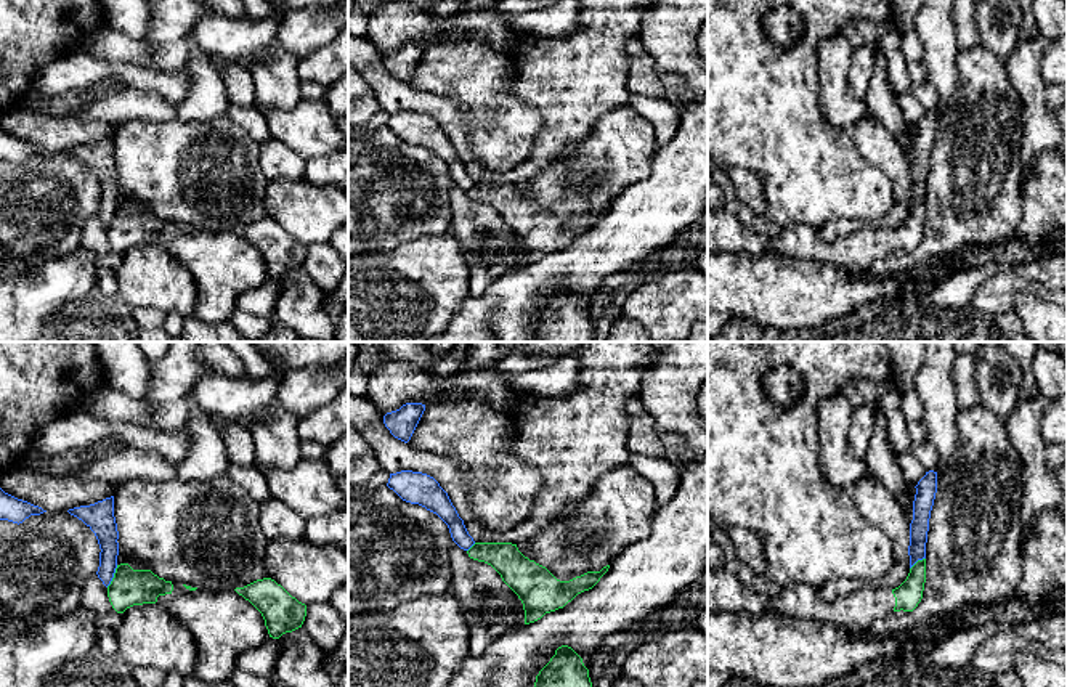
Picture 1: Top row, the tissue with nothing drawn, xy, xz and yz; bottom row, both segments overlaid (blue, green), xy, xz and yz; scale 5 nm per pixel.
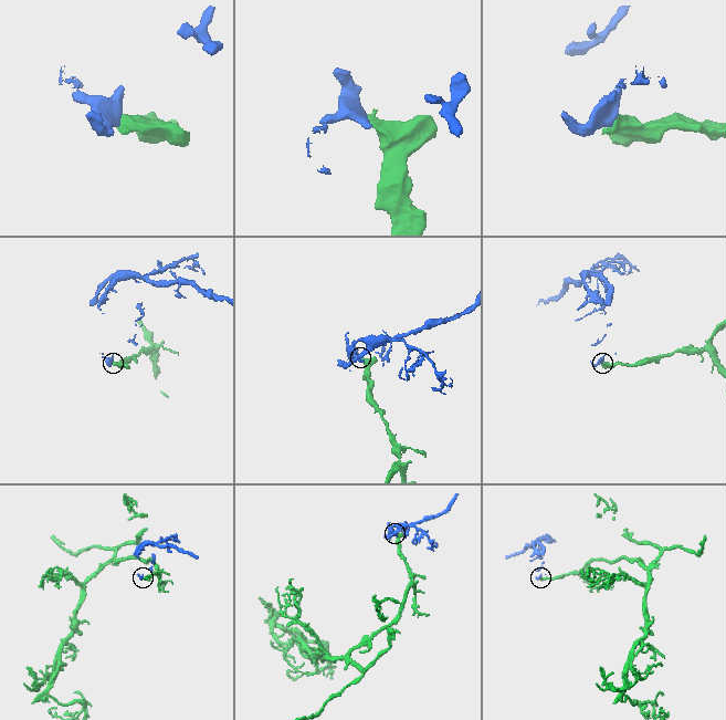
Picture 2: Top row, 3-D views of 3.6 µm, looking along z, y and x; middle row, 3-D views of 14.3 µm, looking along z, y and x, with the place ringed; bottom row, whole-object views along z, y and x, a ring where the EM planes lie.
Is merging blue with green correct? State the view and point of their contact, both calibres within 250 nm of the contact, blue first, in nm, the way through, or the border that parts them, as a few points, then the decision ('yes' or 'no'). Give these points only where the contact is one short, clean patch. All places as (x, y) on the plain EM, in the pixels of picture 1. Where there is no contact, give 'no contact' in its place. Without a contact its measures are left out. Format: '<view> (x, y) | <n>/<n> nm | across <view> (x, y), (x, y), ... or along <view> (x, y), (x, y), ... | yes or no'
xy (113, 217) | 120/180 nm | along xy (117, 206), (113, 220), (106, 227) | no

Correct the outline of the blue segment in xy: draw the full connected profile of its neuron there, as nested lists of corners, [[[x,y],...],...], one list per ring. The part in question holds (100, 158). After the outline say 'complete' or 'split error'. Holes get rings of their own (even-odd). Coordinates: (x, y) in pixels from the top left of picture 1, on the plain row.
[[[114,136],[90,146],[80,146],[67,151],[82,161],[96,177],[99,185],[98,218],[108,228],[114,218],[119,196],[119,172],[114,157]]] | complete

